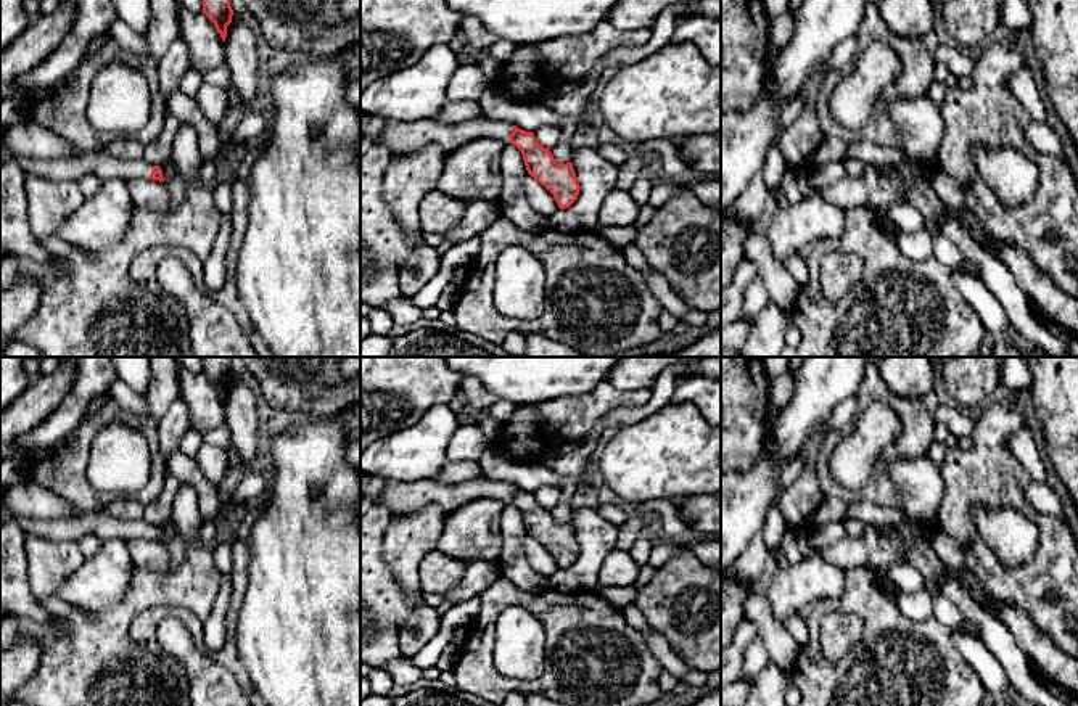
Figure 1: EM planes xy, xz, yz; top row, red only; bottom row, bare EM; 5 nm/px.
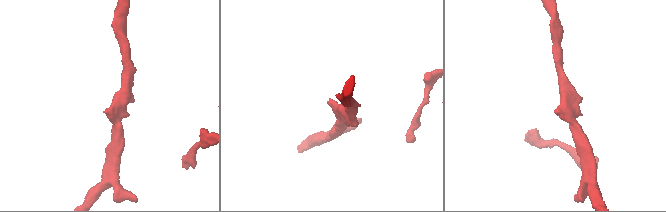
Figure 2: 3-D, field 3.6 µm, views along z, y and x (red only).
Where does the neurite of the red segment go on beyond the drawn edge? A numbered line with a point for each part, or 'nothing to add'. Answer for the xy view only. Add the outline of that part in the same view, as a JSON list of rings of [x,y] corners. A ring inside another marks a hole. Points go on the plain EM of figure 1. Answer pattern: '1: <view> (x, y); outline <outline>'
1: xy (94, 523); outline [[[0,500],[0,526],[14,523],[24,529],[27,536],[43,537],[47,540],[79,540],[84,536],[97,536],[101,540],[113,537],[132,539],[145,537],[150,539],[153,526],[143,519],[124,521],[116,519],[101,511],[88,511],[76,518],[60,518],[60,519],[34,519],[13,516]]]

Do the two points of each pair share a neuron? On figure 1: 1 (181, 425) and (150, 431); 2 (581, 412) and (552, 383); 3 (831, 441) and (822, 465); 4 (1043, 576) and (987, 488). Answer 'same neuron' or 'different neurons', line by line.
1: different neurons
2: different neurons
3: same neuron
4: same neuron

